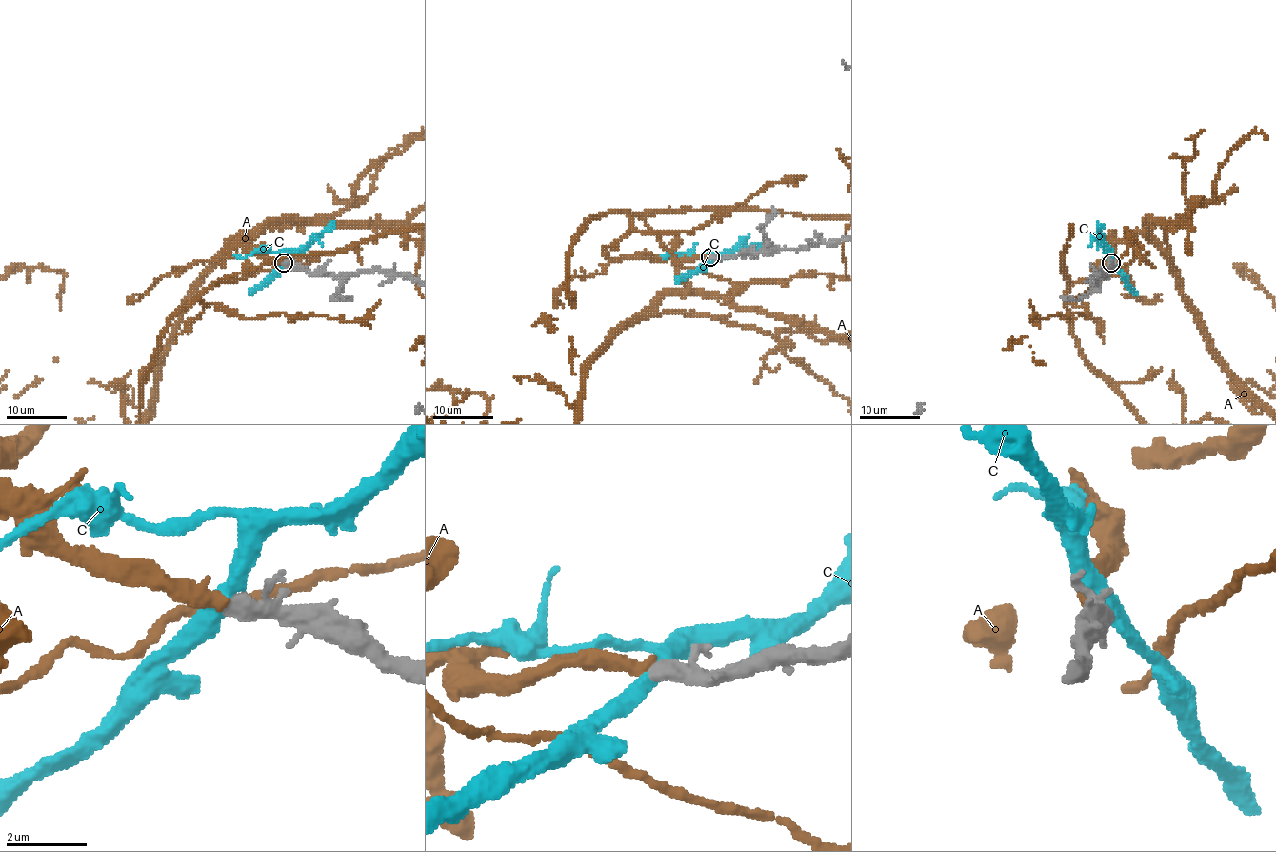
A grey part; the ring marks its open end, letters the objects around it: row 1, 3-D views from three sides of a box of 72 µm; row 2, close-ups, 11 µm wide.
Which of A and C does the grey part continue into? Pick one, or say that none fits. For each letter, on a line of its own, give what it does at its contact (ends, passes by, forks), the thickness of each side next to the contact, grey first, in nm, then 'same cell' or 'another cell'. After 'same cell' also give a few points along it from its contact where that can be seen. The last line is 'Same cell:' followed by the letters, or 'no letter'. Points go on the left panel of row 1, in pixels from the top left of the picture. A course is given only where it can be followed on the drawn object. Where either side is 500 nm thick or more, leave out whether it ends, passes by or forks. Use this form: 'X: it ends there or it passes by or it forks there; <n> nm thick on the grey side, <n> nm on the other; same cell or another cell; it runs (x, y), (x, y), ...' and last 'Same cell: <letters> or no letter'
A: it ends there; 320 nm thick on the grey side, 380 nm on the other; same cell
C: it passes by; 320 nm thick on the grey side, 400 nm on the other; another cell
Same cell: A

